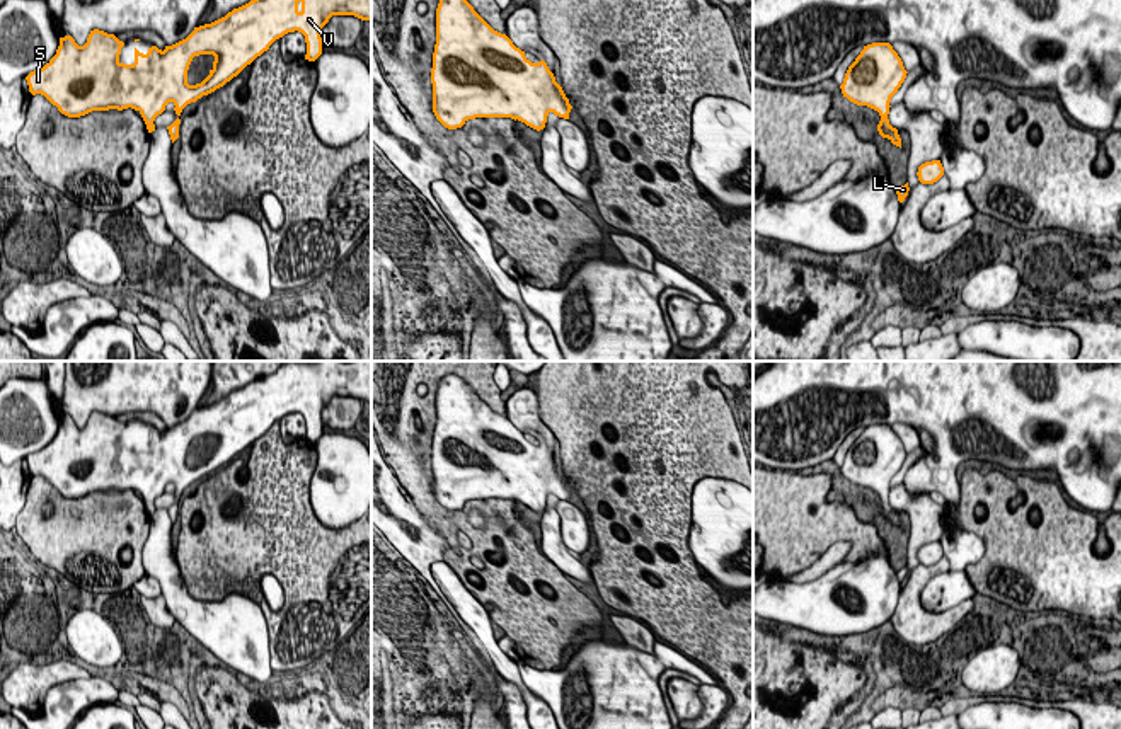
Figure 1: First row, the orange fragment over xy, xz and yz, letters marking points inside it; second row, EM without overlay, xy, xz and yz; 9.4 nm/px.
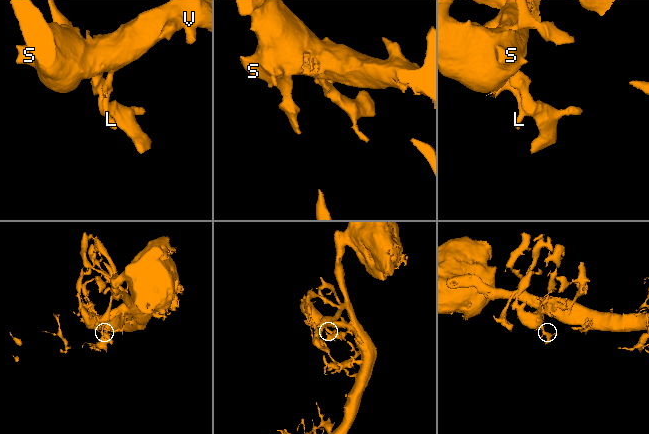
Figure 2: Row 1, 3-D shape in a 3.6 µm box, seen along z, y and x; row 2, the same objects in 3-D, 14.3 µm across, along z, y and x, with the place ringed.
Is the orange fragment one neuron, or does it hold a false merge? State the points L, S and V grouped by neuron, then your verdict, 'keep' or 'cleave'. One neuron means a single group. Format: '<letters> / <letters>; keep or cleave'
L S V; keep

